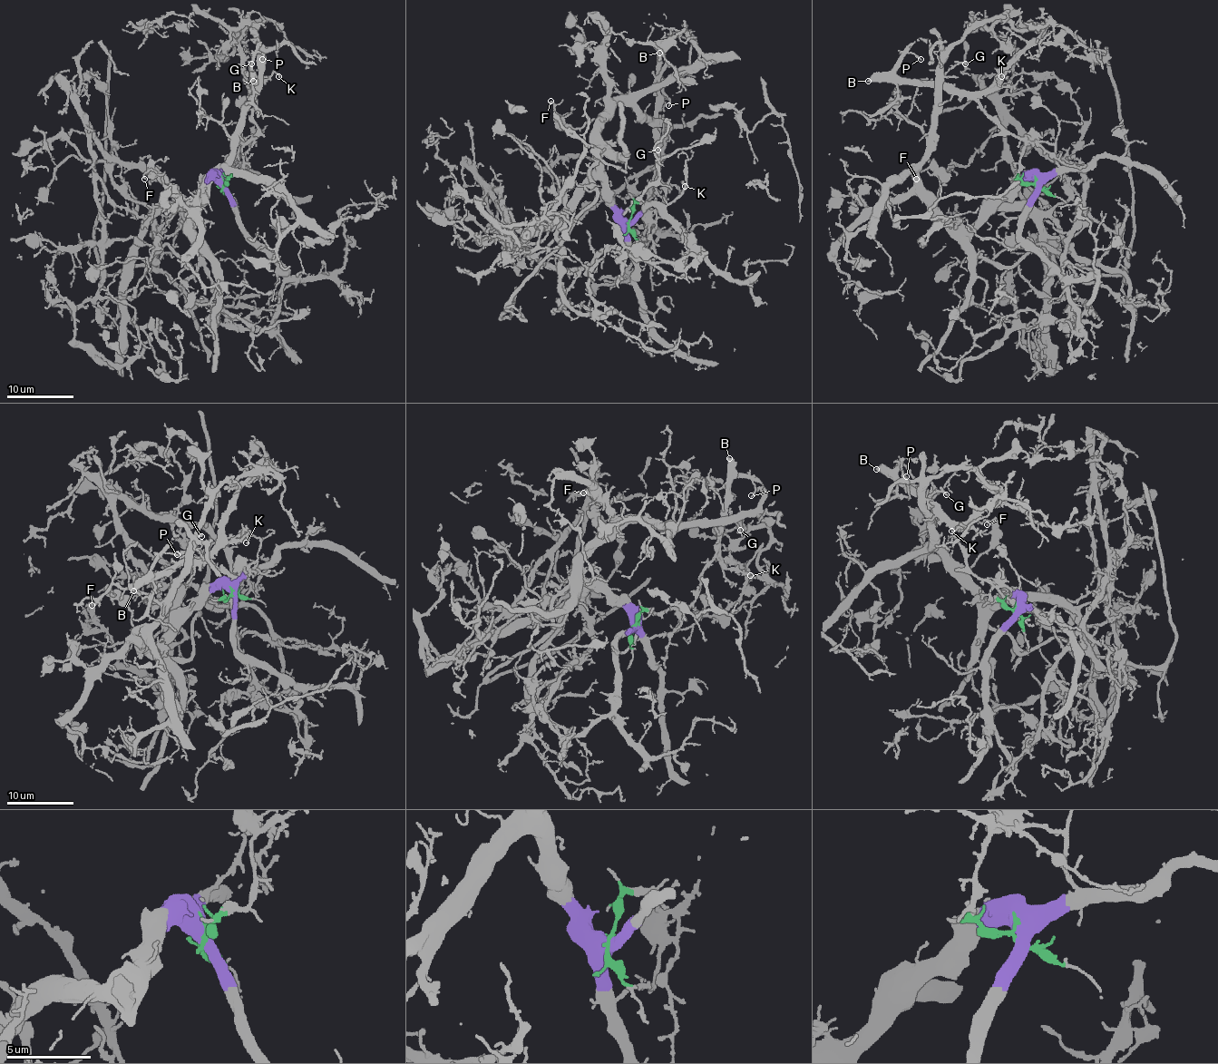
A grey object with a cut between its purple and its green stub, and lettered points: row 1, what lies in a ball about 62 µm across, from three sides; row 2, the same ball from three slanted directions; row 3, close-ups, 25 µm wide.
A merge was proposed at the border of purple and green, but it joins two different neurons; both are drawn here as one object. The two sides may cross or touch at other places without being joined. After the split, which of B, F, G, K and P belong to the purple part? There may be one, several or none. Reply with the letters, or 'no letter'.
F

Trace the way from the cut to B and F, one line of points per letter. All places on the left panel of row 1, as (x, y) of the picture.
B: (223, 186), (229, 176), (237, 176), (241, 170), (243, 147), (258, 134), (253, 119), (250, 84), (253, 81)
F: (223, 186), (213, 180), (203, 189), (190, 226), (189, 204), (180, 190), (151, 167), (145, 179)

